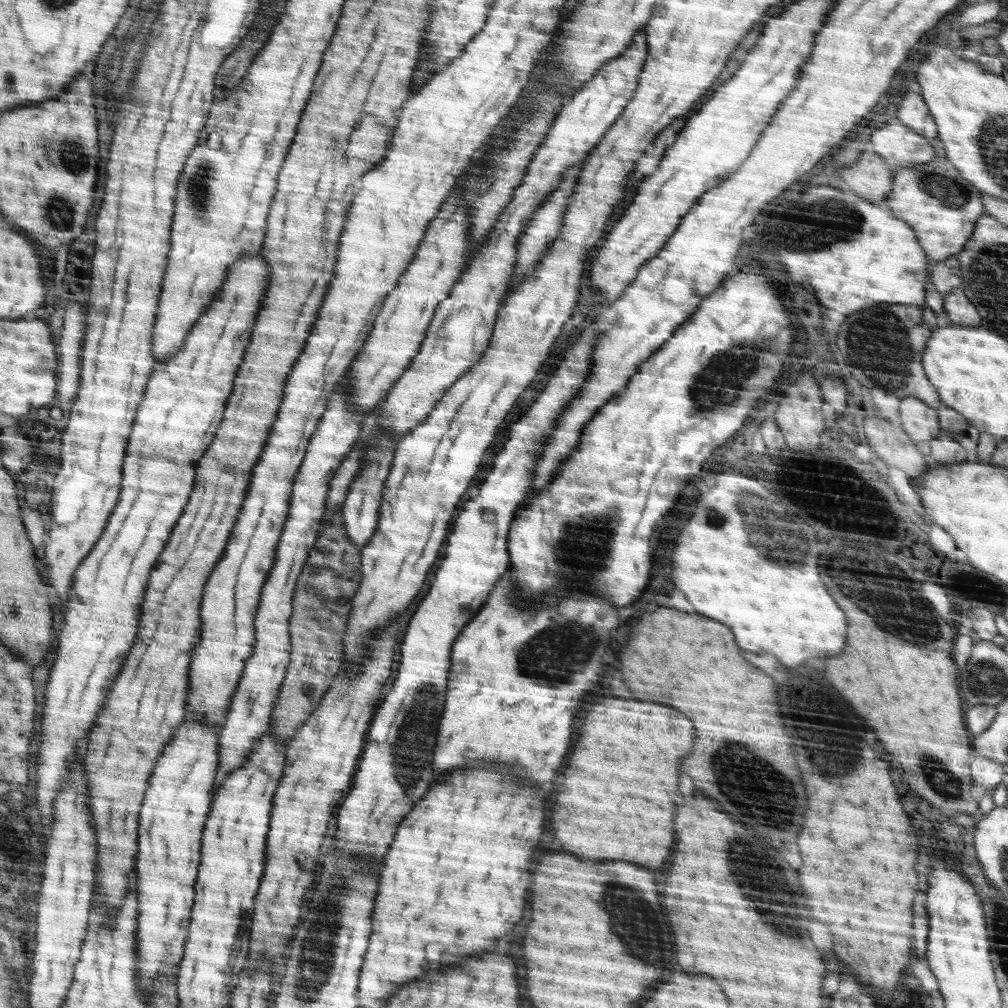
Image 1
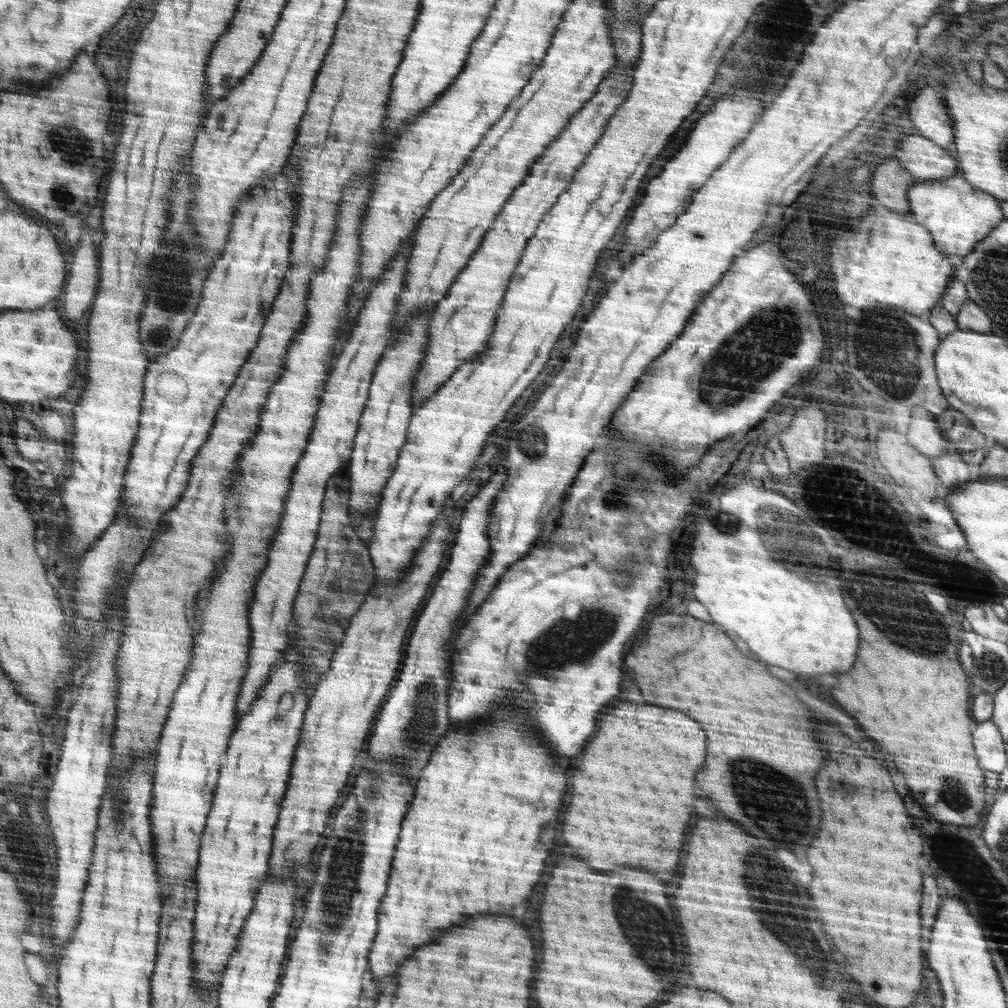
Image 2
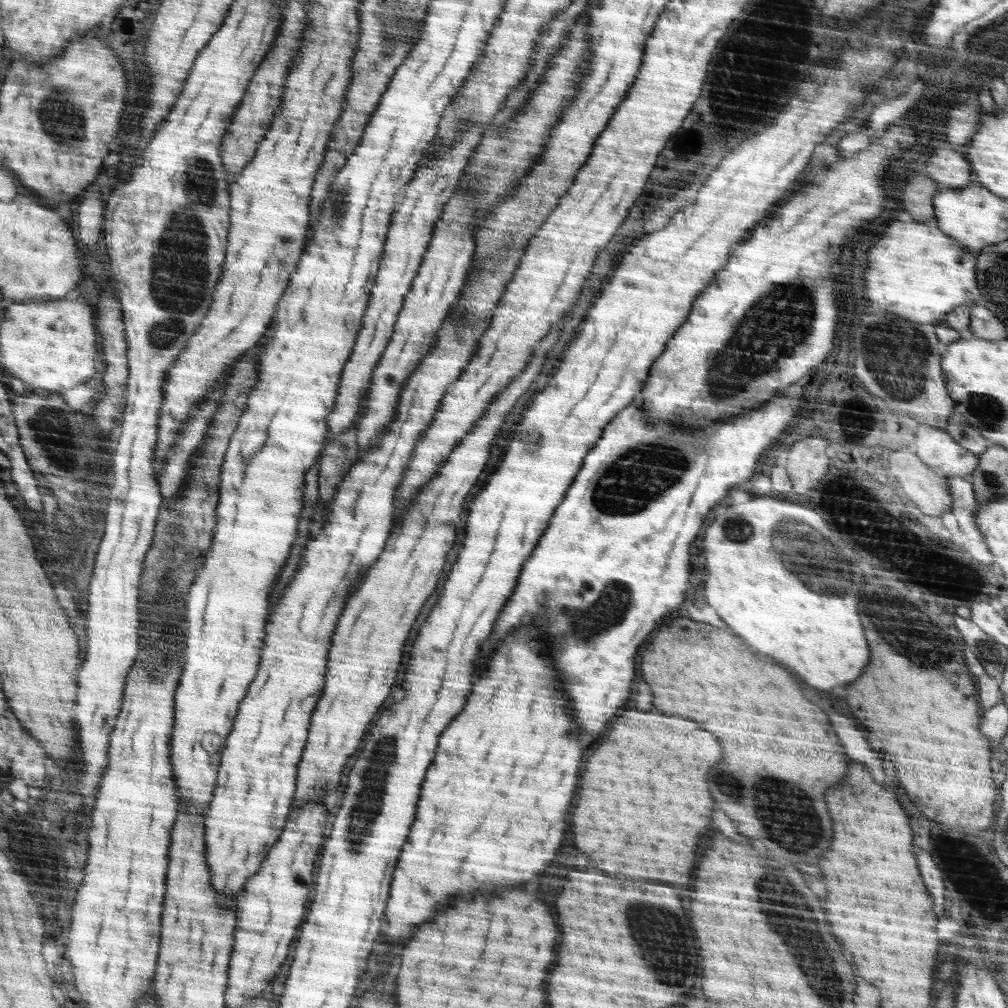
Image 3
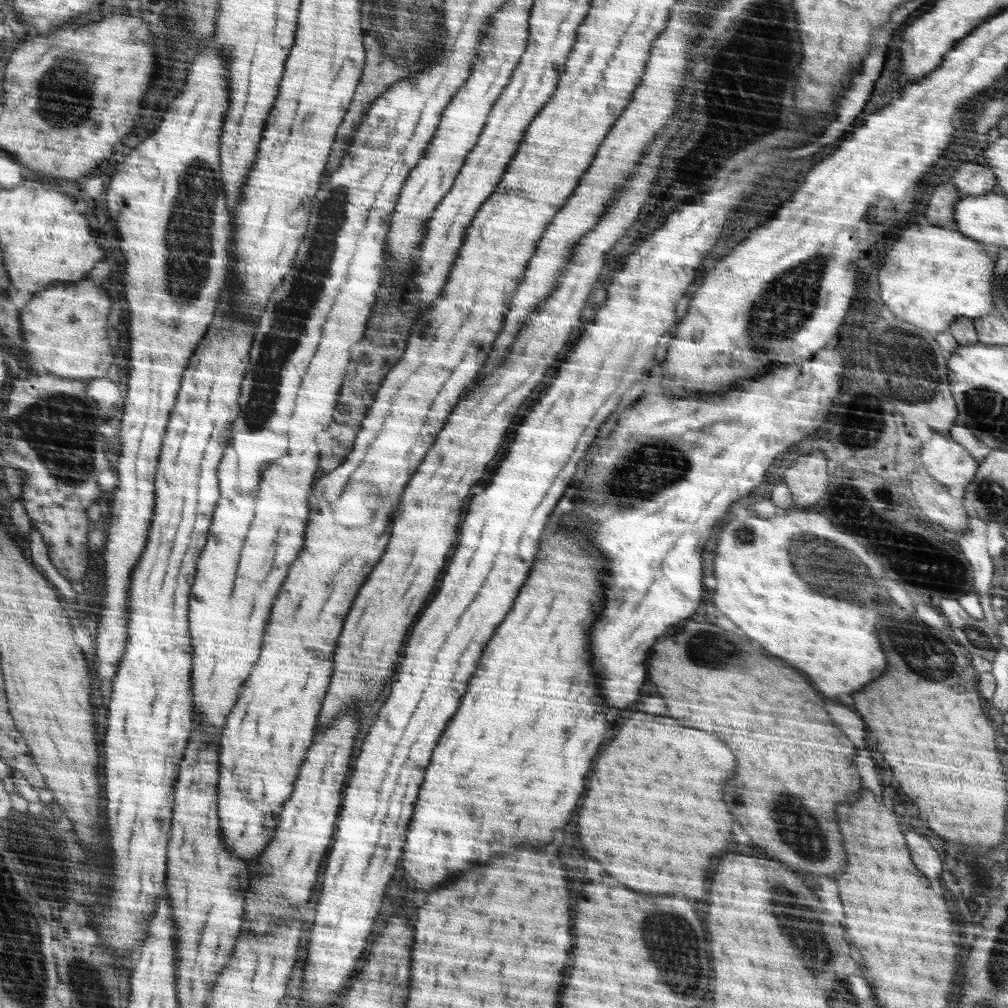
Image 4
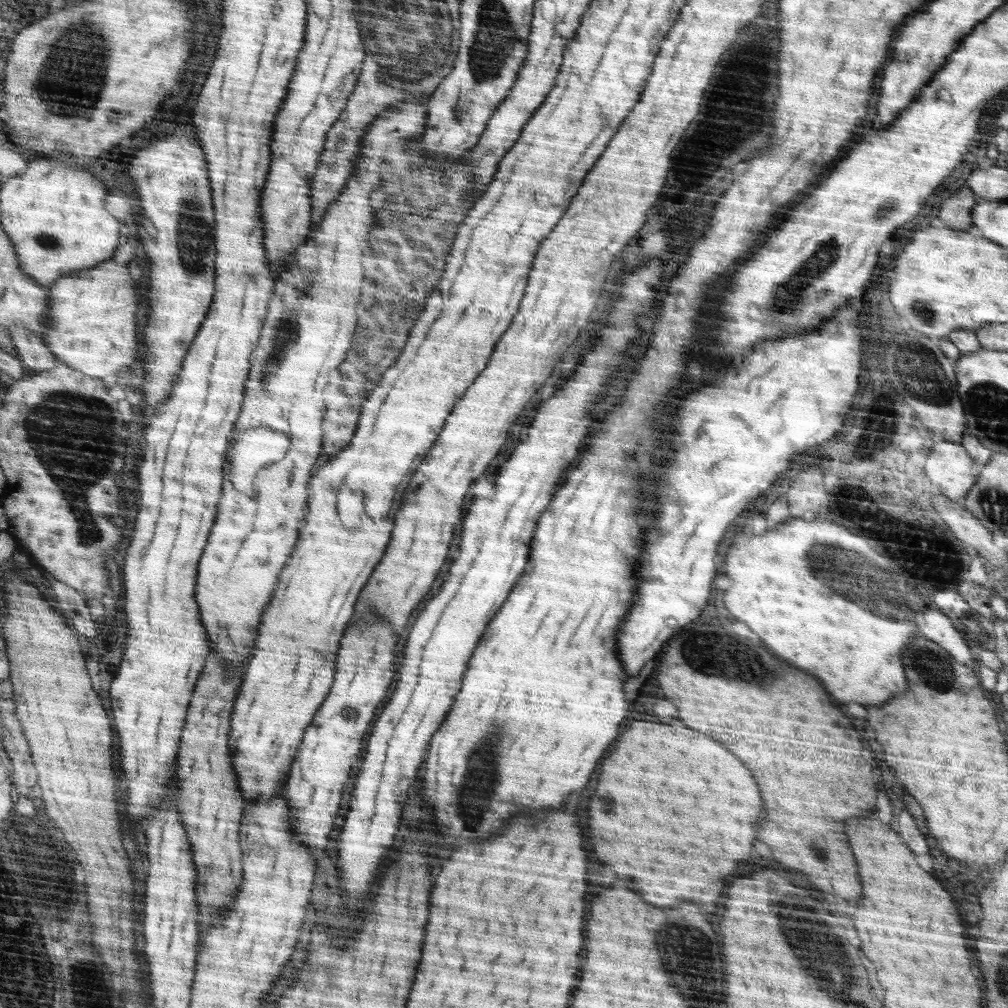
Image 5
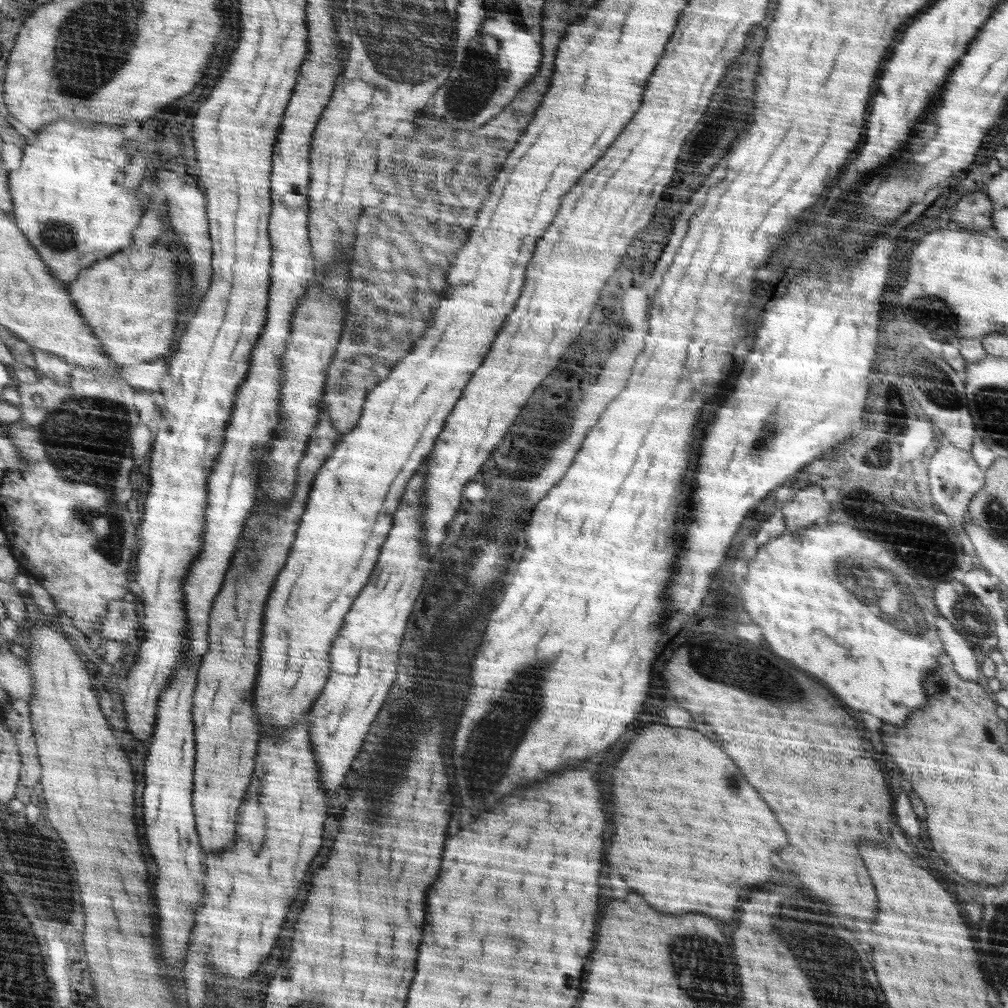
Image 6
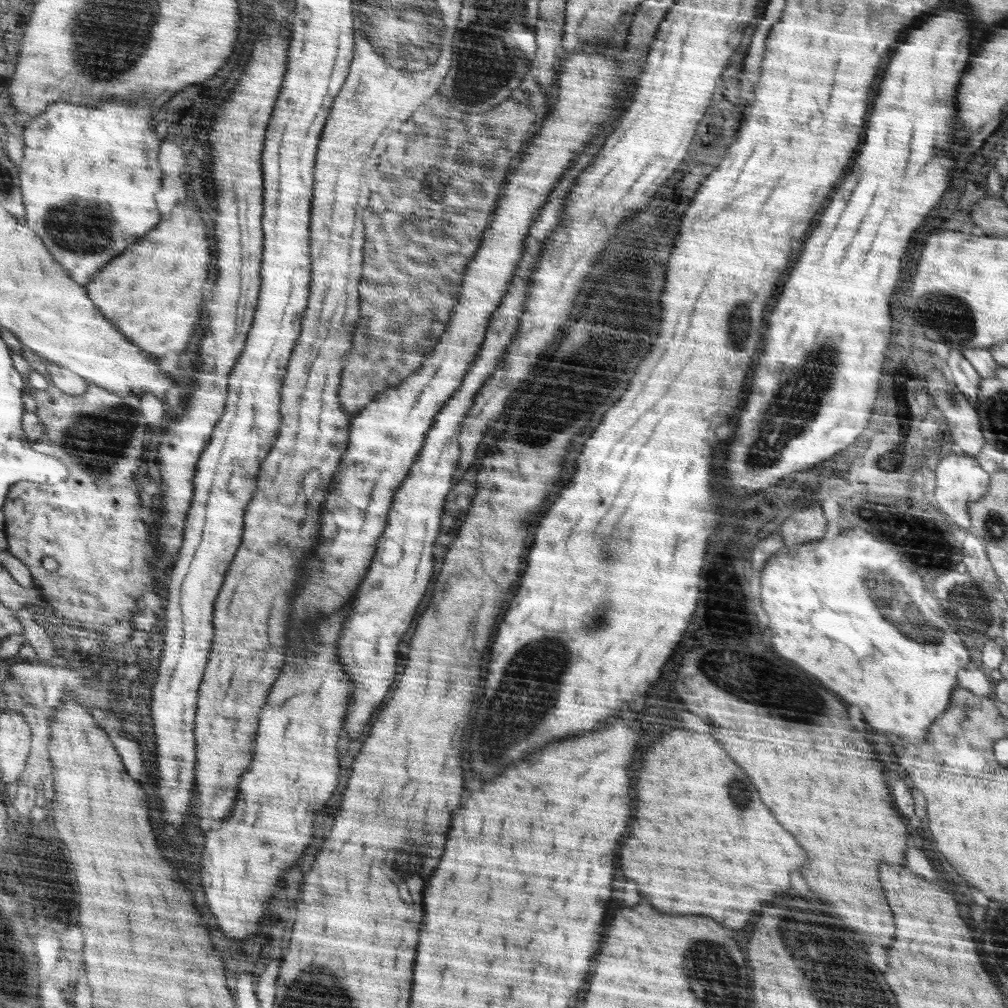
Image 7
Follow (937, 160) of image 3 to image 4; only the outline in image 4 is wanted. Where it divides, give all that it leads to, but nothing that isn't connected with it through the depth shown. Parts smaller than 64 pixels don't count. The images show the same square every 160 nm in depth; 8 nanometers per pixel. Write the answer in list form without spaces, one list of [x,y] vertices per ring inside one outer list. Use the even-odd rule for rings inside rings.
[[[969,159],[957,166],[950,182],[965,195],[981,195],[997,192],[995,172],[990,167],[985,167]]]

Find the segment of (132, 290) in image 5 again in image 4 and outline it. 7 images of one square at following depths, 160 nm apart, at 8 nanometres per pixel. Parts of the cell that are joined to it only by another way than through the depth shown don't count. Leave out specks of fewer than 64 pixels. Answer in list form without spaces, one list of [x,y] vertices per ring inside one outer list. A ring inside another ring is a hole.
[[[90,279],[71,283],[70,285],[49,288],[37,293],[21,310],[25,345],[23,355],[35,370],[58,374],[62,378],[78,378],[89,381],[90,378],[106,377],[106,372],[114,360],[112,344],[108,340],[108,314],[110,314],[110,298],[108,294],[94,286]]]

